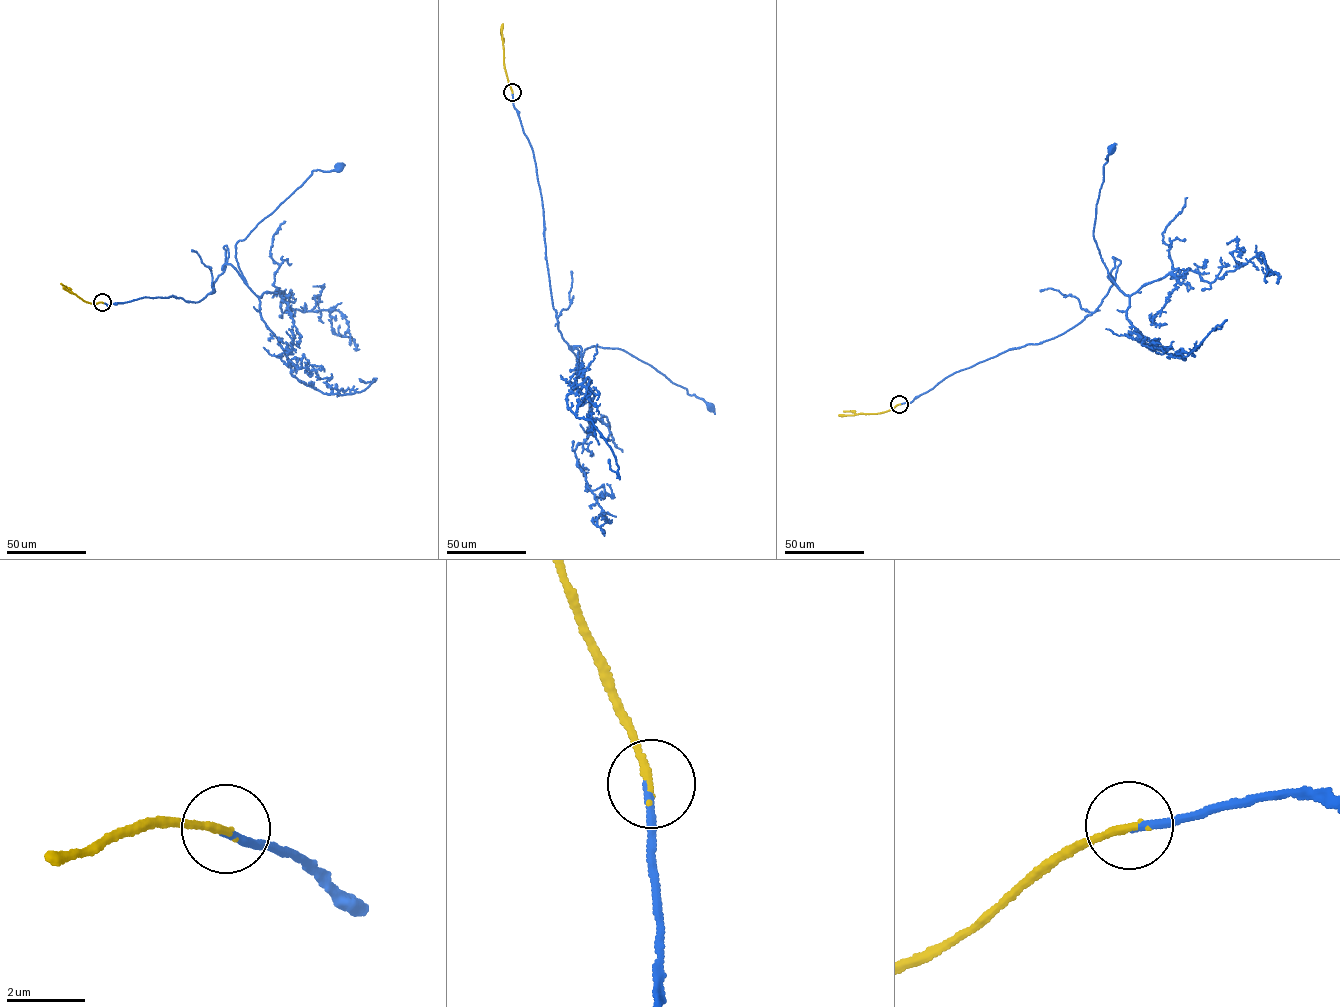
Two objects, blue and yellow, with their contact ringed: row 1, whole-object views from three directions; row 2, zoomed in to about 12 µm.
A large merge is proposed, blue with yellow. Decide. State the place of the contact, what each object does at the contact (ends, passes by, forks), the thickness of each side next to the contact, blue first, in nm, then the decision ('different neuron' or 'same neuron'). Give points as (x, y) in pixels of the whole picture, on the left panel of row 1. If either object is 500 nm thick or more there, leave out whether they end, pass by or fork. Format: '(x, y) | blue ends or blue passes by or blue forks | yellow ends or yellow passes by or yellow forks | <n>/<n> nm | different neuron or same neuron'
(102, 302) | blue ends | yellow ends | 190/200 nm | same neuron

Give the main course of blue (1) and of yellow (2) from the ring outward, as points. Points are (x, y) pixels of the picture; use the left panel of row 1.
1: (103, 302), (172, 296), (199, 302), (214, 292), (229, 263), (245, 282), (236, 244), (312, 171), (338, 166)
2: (103, 302), (84, 301), (63, 287)

